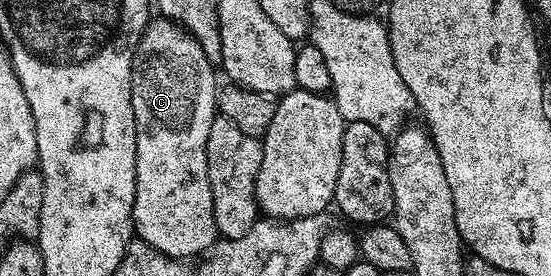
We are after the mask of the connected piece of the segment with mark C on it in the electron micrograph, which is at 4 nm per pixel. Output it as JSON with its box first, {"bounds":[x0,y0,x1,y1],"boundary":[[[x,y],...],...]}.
{"bounds":[131,19,219,259],"boundary":[[[168,19],[150,20],[133,53],[131,103],[137,128],[133,228],[140,240],[168,257],[197,259],[208,254],[219,240],[213,214],[211,179],[207,171],[207,135],[211,135],[211,123],[219,116],[219,80],[213,74],[213,69],[214,62],[209,60],[195,38]]]}

